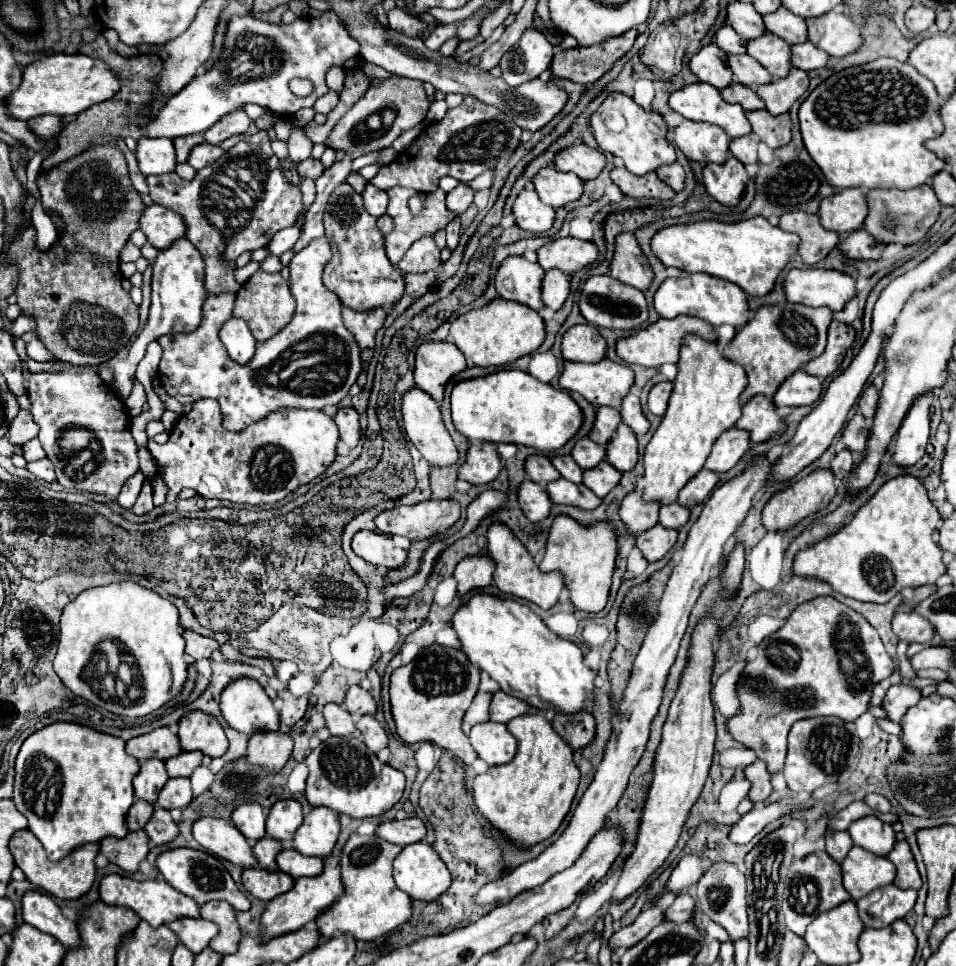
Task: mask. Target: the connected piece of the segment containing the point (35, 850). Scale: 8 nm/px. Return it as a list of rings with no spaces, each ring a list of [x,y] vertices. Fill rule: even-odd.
[[[20,829],[10,839],[10,851],[14,855],[16,865],[24,871],[26,879],[42,887],[44,891],[52,893],[58,899],[76,899],[84,895],[94,883],[94,877],[96,877],[94,857],[98,853],[96,843],[88,843],[88,847],[80,847],[80,851],[74,851],[72,855],[68,855],[68,859],[60,859],[60,863],[52,863],[48,855],[44,855],[44,847],[40,847],[40,841],[36,839],[36,835],[32,835],[28,829]]]

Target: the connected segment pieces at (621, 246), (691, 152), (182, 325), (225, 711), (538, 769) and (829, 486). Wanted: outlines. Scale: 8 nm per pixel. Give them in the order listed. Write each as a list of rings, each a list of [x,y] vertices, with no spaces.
[[[620,233],[616,237],[614,257],[610,261],[608,275],[640,291],[646,291],[650,287],[654,273],[632,233]]]
[[[684,119],[674,129],[674,143],[680,151],[694,161],[724,163],[728,157],[728,135],[712,123],[696,123]]]
[[[176,239],[172,247],[166,247],[164,251],[158,253],[158,257],[152,263],[152,305],[150,305],[150,317],[138,339],[130,347],[130,355],[126,361],[110,359],[108,363],[100,363],[100,367],[90,367],[92,371],[100,373],[102,369],[110,369],[114,373],[114,389],[118,391],[120,399],[126,399],[132,391],[132,379],[136,373],[138,361],[144,357],[146,345],[150,341],[156,341],[160,335],[166,333],[190,333],[198,327],[202,319],[202,303],[206,299],[206,289],[204,289],[204,263],[196,247],[188,239]]]
[[[248,677],[232,681],[228,689],[222,691],[220,709],[226,723],[246,735],[260,729],[278,729],[280,725],[280,715],[274,709],[272,699],[260,683]]]
[[[544,711],[524,713],[512,719],[512,723],[506,723],[506,727],[518,739],[514,759],[476,775],[472,781],[472,793],[478,811],[496,829],[500,829],[508,839],[530,847],[548,839],[560,827],[576,795],[580,769],[572,759],[572,747],[556,735]]]
[[[816,469],[812,471],[808,477],[784,487],[782,491],[776,491],[768,503],[762,509],[762,523],[766,529],[770,531],[780,531],[780,529],[788,529],[792,525],[796,525],[800,519],[824,509],[836,495],[836,483],[834,483],[834,475],[832,469]]]

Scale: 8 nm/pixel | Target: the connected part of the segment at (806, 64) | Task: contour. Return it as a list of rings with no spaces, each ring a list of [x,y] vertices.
[[[810,41],[792,45],[792,67],[798,67],[802,71],[810,71],[810,69],[824,67],[826,61],[828,61],[828,53],[812,47]]]

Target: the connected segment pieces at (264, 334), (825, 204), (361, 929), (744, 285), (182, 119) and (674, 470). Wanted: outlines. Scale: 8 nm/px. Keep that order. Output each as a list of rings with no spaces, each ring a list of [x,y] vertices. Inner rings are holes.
[[[256,271],[240,287],[240,291],[236,295],[234,315],[242,317],[248,323],[248,327],[256,339],[270,339],[276,331],[280,331],[292,319],[292,313],[294,313],[294,299],[290,295],[288,283],[278,273],[270,275],[264,271]]]
[[[842,189],[828,199],[820,201],[818,217],[824,229],[836,233],[848,233],[862,227],[868,213],[864,189]]]
[[[358,833],[350,835],[340,857],[342,883],[346,893],[338,903],[334,903],[316,919],[318,931],[324,939],[332,937],[332,931],[340,931],[352,935],[354,939],[374,941],[410,919],[412,899],[396,887],[392,875],[392,861],[400,853],[400,849],[402,849],[400,845],[392,845],[374,835],[372,837],[360,837]]]
[[[750,217],[736,223],[702,219],[696,223],[664,227],[654,233],[650,247],[664,267],[676,267],[688,273],[708,273],[738,285],[748,295],[760,297],[772,291],[790,253],[796,251],[798,241],[798,235],[784,233],[764,217]]]
[[[324,11],[320,17],[300,17],[292,25],[270,25],[256,17],[232,17],[228,23],[224,53],[214,63],[214,67],[204,75],[194,77],[180,93],[172,95],[162,107],[162,111],[156,117],[152,117],[144,127],[140,127],[140,131],[144,137],[170,139],[204,133],[220,117],[240,109],[244,103],[256,103],[264,109],[290,117],[302,107],[312,107],[314,101],[328,91],[324,75],[332,65],[344,65],[346,59],[358,55],[360,45],[346,33],[342,21],[336,19],[336,13],[332,11]],[[238,41],[256,41],[256,47],[250,51],[248,57],[248,67],[238,69],[244,71],[244,79],[232,77],[228,69],[228,53],[236,53]],[[296,77],[308,79],[314,85],[308,97],[298,97],[290,91],[288,83]]]
[[[684,335],[676,365],[678,375],[668,409],[644,453],[644,477],[640,483],[644,501],[674,503],[678,491],[704,467],[718,435],[730,429],[742,415],[740,393],[746,387],[744,369],[726,359],[718,351],[716,341],[706,341],[700,335]]]

